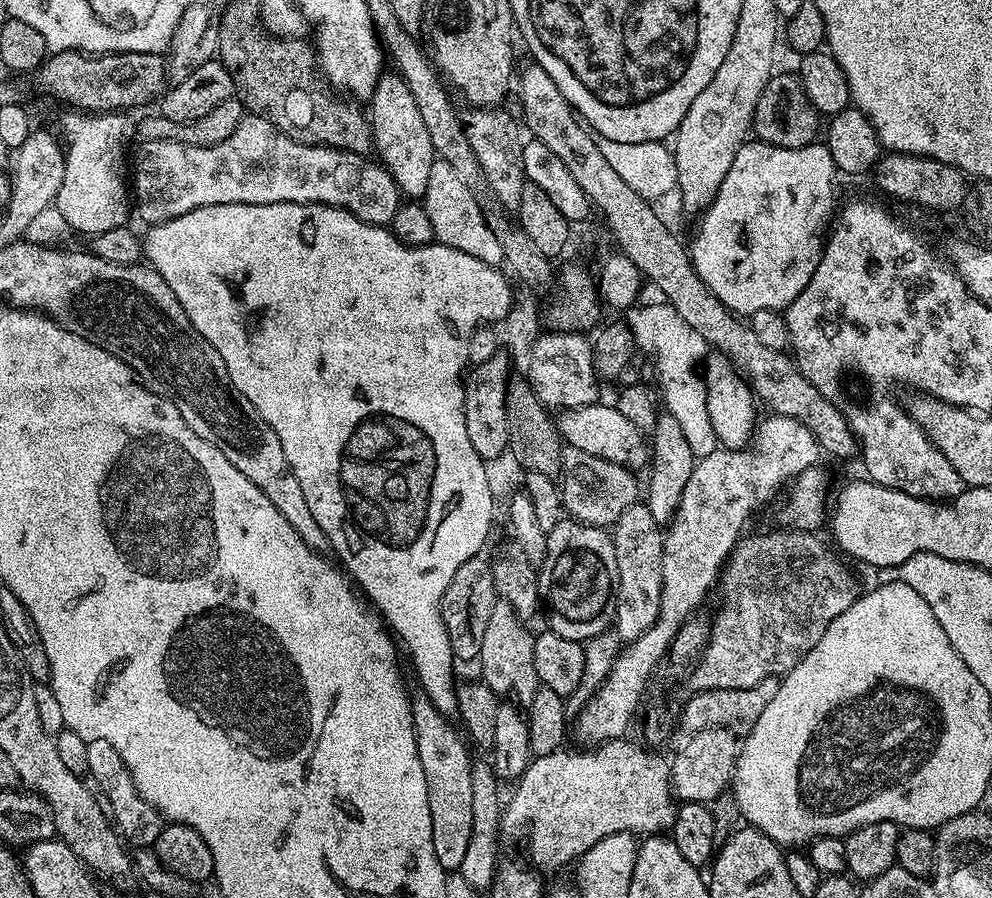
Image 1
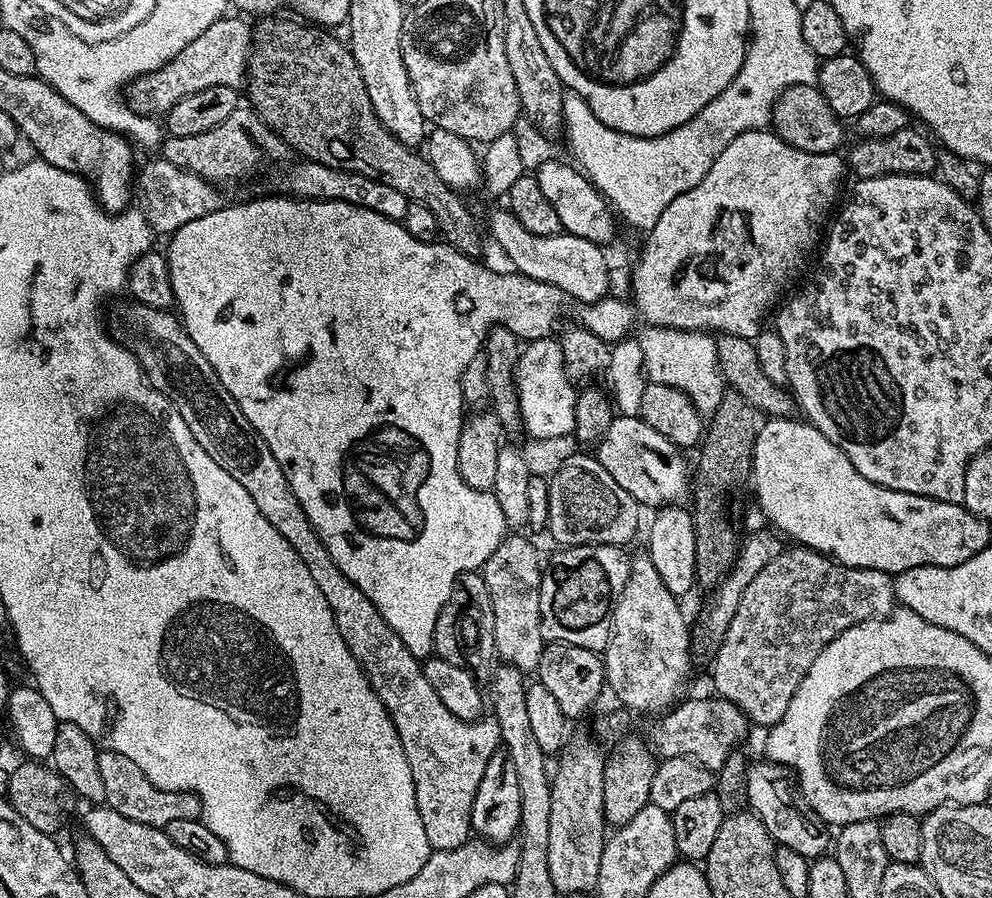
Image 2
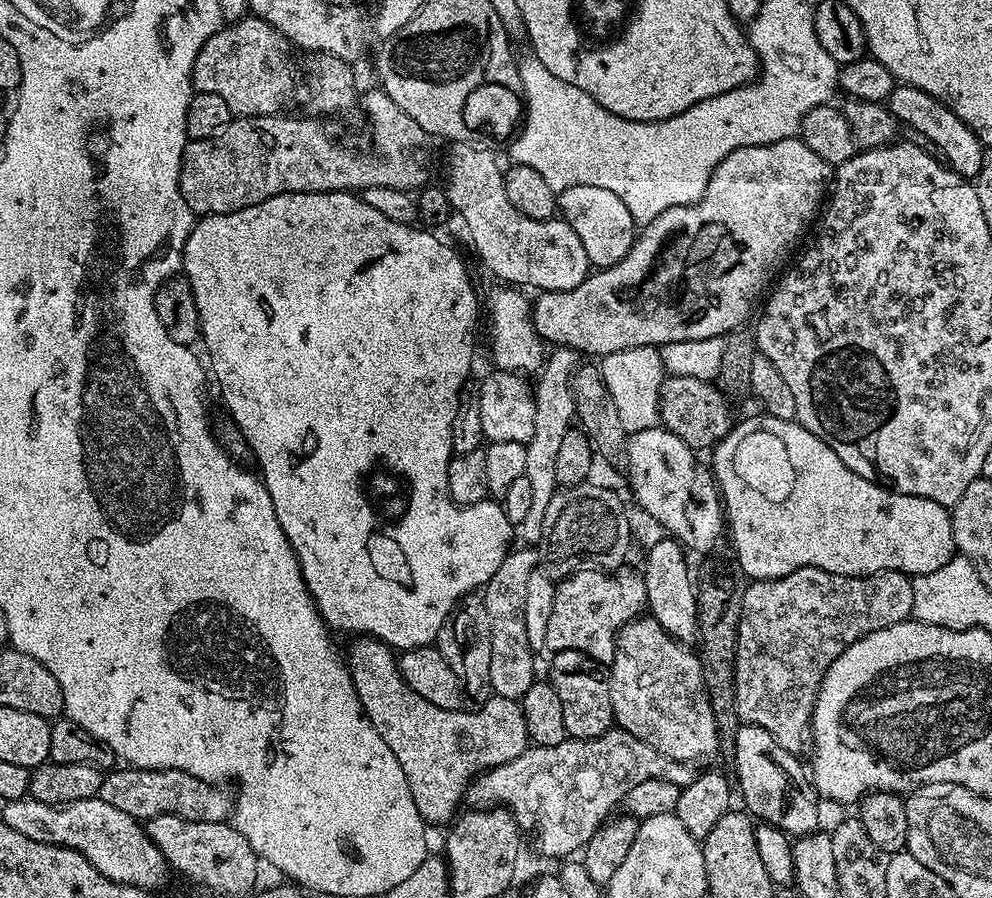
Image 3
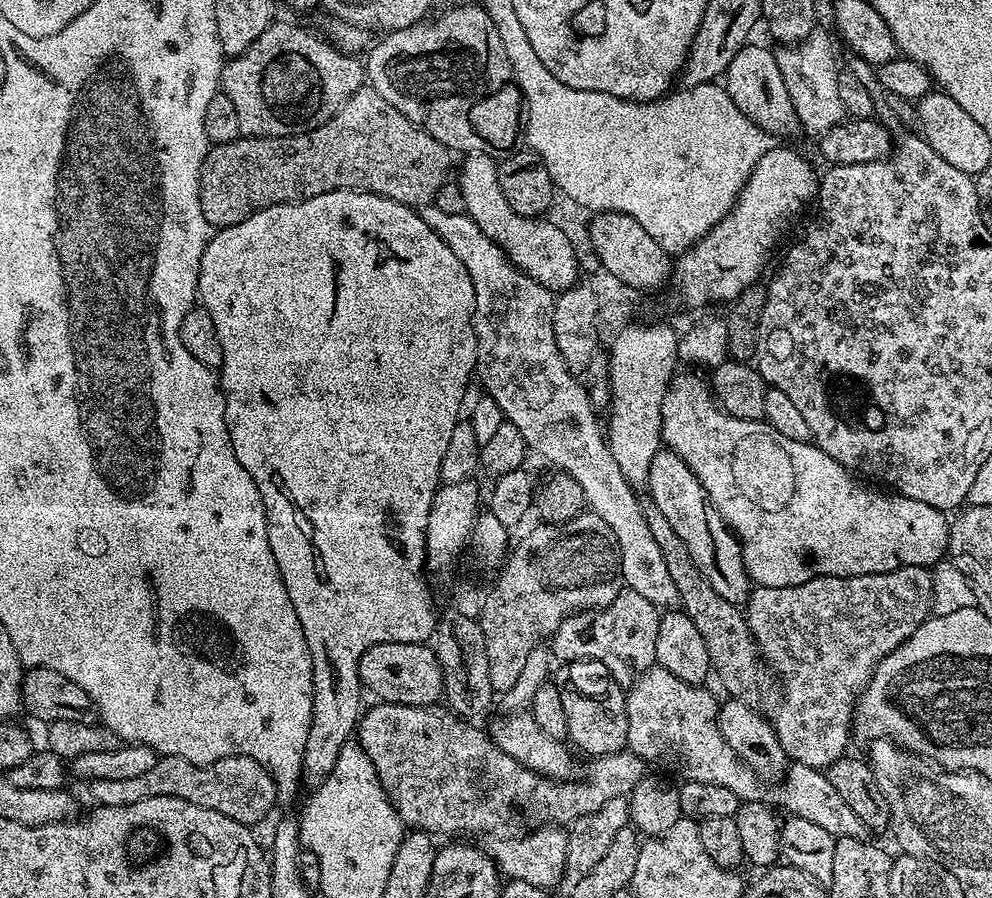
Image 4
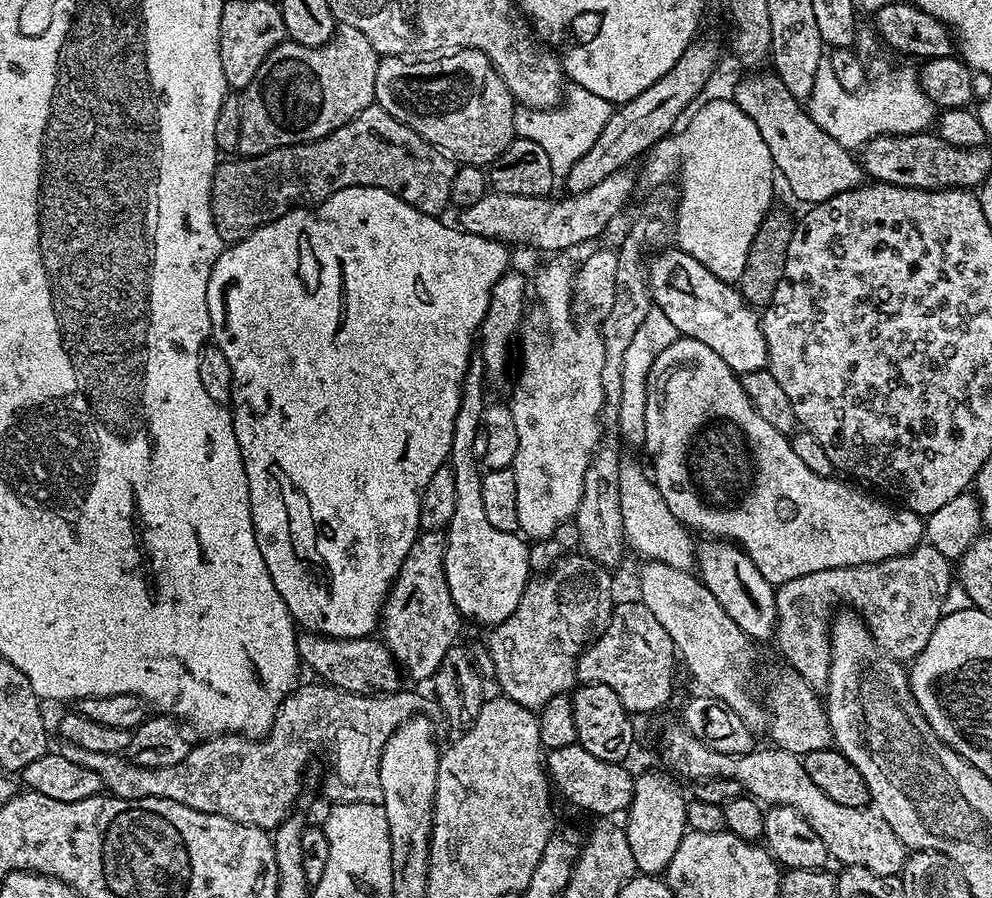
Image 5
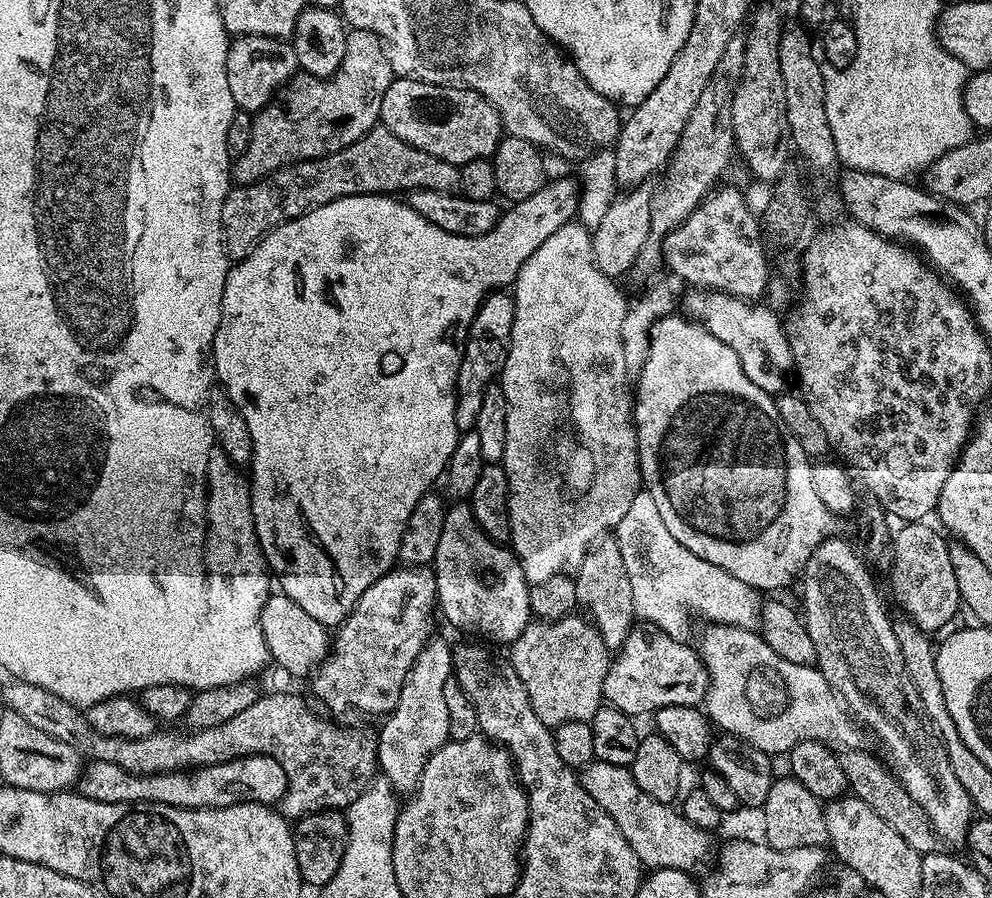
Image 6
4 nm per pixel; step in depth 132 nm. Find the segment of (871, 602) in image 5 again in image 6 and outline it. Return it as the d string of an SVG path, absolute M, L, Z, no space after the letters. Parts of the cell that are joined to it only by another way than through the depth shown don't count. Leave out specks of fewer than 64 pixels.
M904 522L897 532L895 529L890 540L892 573L888 576L888 584L892 587L897 606L904 611L901 613L923 632L936 634L939 628L946 627L955 618L962 605L958 578L954 578L954 562L950 562L949 541L930 525L928 522Z

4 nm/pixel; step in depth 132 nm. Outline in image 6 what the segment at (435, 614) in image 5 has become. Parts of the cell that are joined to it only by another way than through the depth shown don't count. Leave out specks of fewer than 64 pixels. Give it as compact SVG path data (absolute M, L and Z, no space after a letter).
M393 567L391 572L368 587L366 594L358 598L351 614L335 629L330 640L330 655L311 677L313 694L332 712L348 712L357 708L364 716L387 717L396 708L402 686L418 654L433 635L431 620L436 607L436 574L431 567Z

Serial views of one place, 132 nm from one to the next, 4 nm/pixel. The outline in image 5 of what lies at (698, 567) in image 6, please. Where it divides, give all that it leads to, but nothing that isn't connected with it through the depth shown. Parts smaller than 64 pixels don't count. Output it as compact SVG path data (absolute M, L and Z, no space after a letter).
M640 464L620 465L620 505L624 519L624 534L629 545L641 552L645 561L665 563L683 570L688 570L696 562L696 544L693 533L680 520L670 514L670 508L656 489L656 482Z

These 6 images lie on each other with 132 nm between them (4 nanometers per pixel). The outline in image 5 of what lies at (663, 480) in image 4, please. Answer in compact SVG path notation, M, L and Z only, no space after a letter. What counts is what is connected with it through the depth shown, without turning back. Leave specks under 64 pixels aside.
M704 538L696 544L696 562L698 575L704 584L718 598L718 606L734 618L734 622L754 642L773 639L776 630L776 588L766 578L762 578L762 570L754 566L754 562L745 554L743 548L732 542L725 542L720 538Z

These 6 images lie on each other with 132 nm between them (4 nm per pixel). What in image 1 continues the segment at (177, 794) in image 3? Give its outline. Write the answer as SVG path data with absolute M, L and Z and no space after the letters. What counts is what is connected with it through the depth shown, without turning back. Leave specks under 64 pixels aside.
M89 740L86 762L88 763L87 775L96 779L95 787L99 789L102 796L102 791L104 791L103 799L105 801L109 800L106 808L117 833L129 845L131 845L130 843L137 844L135 846L137 849L151 849L155 845L156 839L160 837L160 831L164 829L166 821L157 808L152 808L150 802L146 802L146 798L142 798L142 794L138 794L138 786L126 766L126 762L122 762L118 750L114 750L114 746L110 746L110 742L105 740Z

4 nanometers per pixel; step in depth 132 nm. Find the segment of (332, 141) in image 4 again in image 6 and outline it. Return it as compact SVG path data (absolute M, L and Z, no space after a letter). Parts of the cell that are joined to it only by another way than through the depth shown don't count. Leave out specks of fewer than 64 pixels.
M377 126L334 154L298 160L252 184L233 187L222 206L220 229L224 235L224 249L229 261L242 261L260 243L260 239L273 232L279 224L343 196L407 194L414 190L456 192L459 186L460 170L457 165L434 158L410 146L389 128Z

